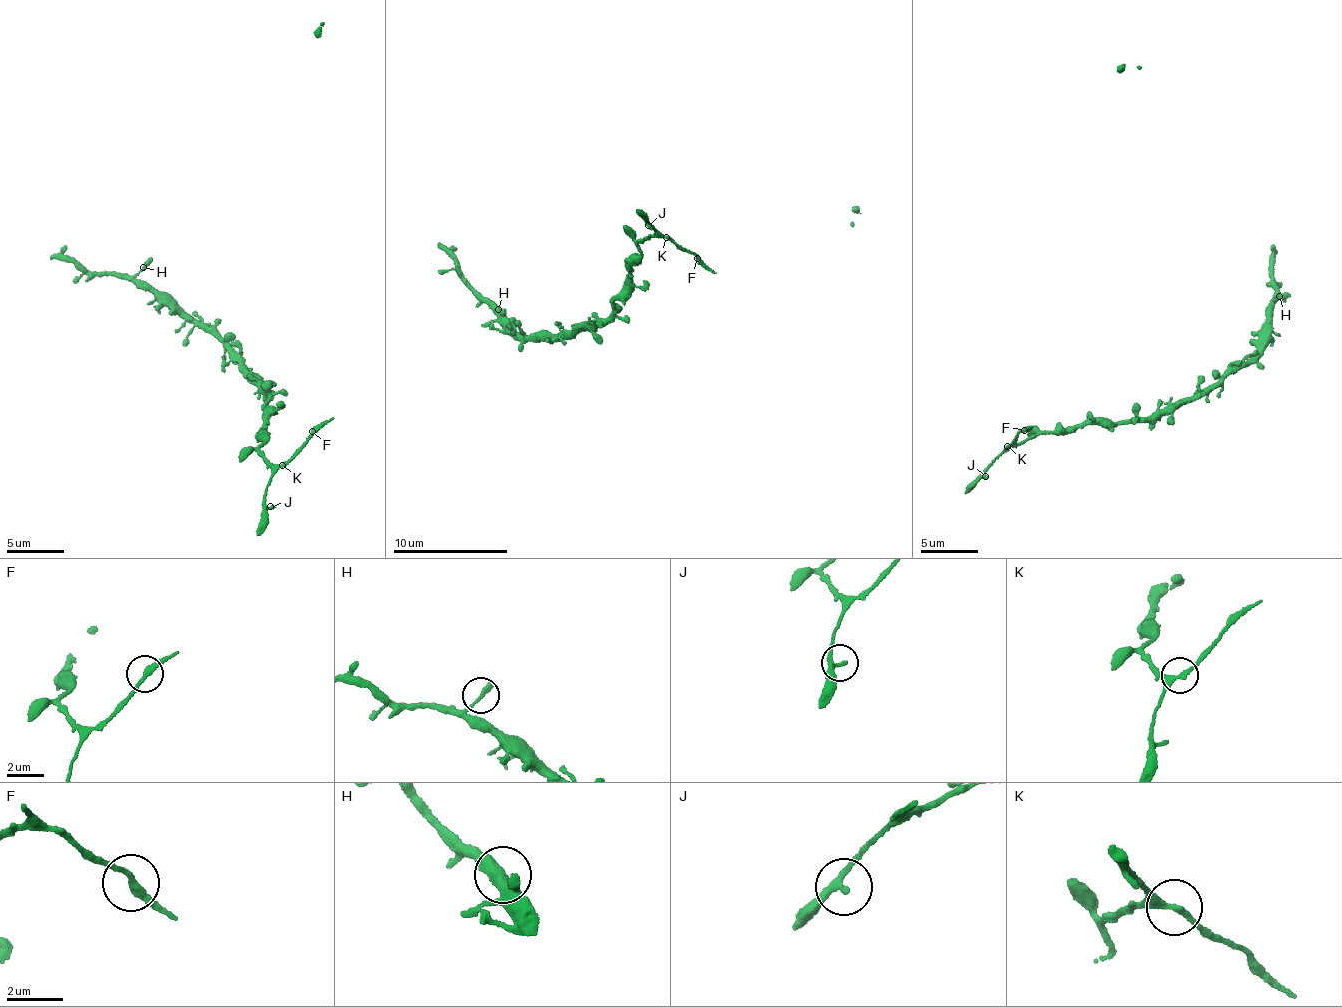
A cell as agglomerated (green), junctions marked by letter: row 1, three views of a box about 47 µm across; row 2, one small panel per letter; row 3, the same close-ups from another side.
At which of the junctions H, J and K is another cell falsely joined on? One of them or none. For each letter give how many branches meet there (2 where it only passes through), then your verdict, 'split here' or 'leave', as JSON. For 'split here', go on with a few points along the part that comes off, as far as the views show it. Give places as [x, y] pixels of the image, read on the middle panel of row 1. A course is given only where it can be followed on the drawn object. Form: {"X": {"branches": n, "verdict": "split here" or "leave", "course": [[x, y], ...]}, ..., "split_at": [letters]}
{"H": {"branches": 2, "verdict": "leave"}, "J": {"branches": 2, "verdict": "leave"}, "K": {"branches": 3, "verdict": "split here", "course": [[667, 237], [715, 273]]}, "split_at": ["K"]}

